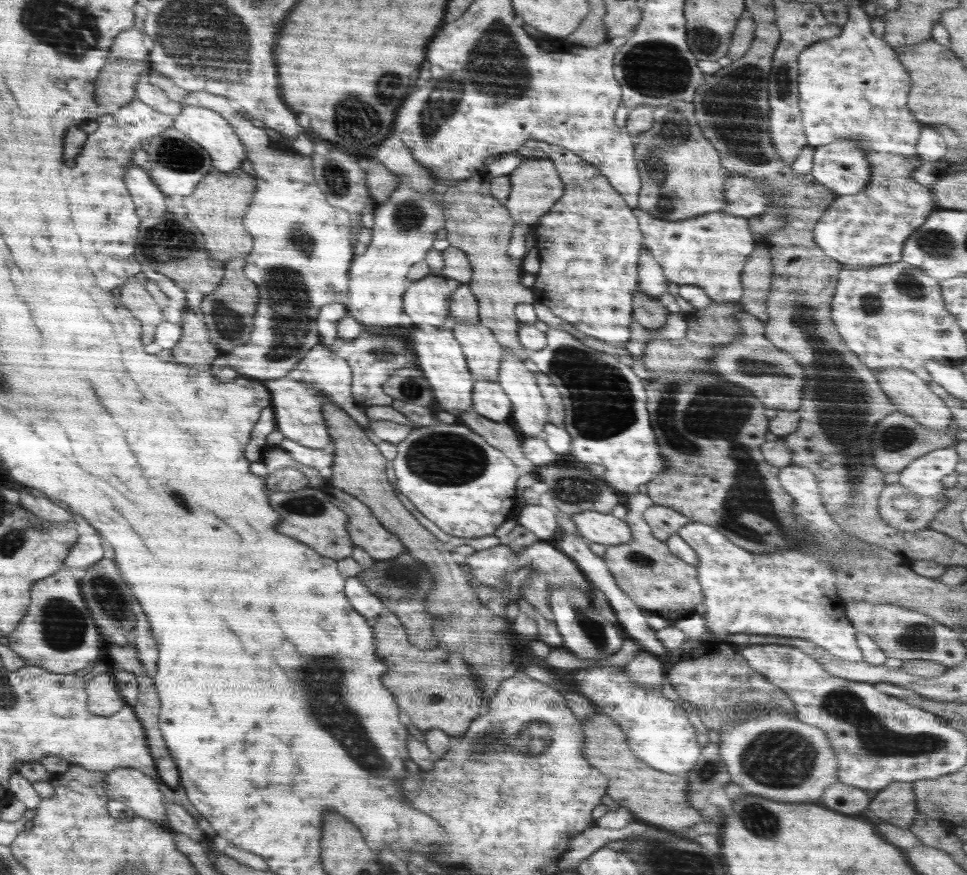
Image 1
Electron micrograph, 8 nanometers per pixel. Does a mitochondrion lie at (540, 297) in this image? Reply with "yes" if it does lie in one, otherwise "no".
no

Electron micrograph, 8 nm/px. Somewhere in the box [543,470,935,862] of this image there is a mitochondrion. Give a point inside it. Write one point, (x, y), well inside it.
(779, 759)

